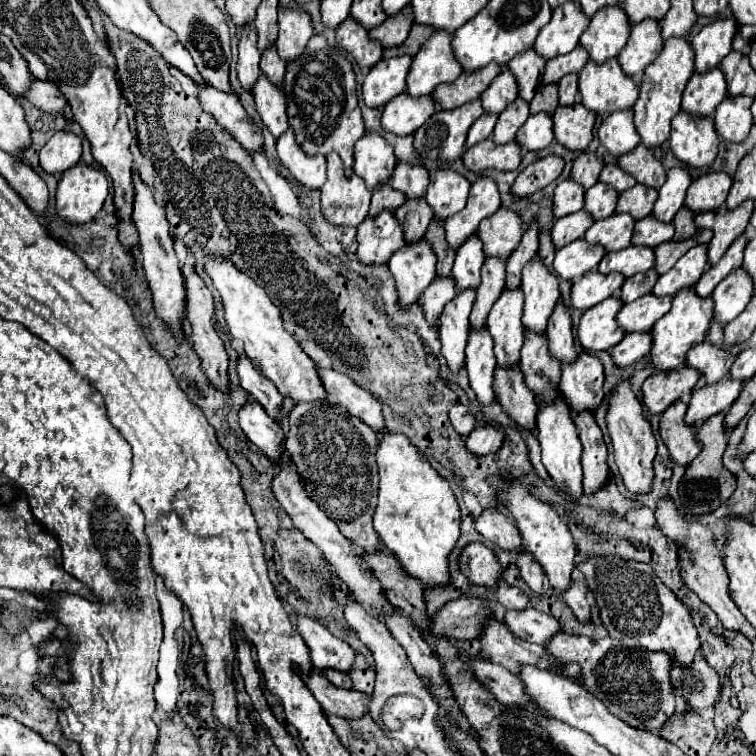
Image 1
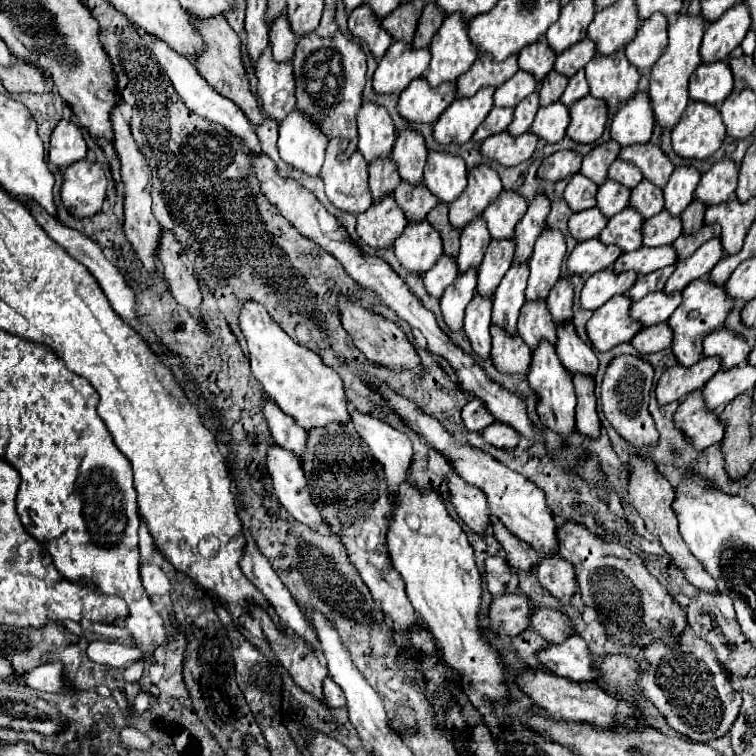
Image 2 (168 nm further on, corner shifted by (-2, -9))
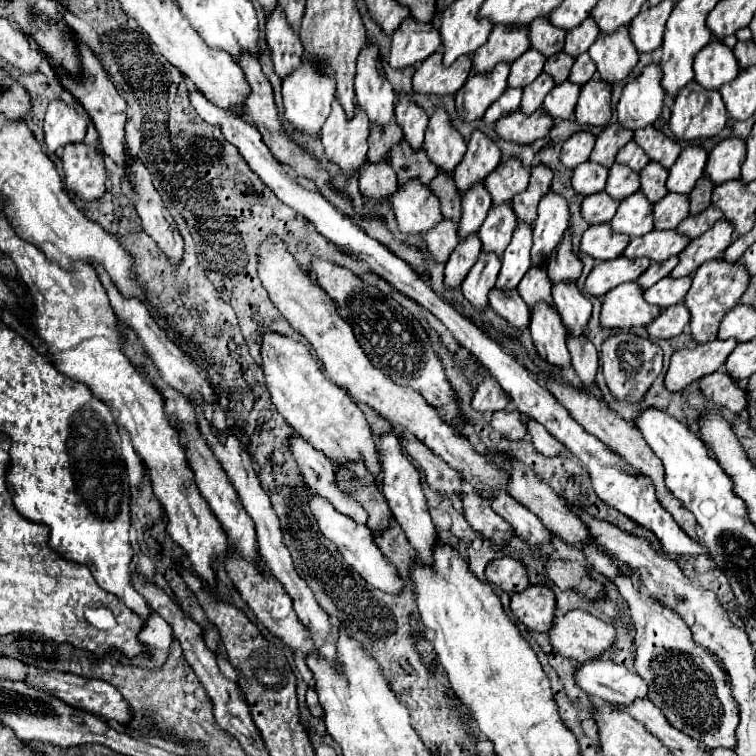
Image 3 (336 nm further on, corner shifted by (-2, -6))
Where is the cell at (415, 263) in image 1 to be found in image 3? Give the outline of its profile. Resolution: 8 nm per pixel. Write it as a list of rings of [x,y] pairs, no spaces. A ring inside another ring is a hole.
[[[406,181],[406,185],[398,185],[390,201],[398,219],[398,227],[406,235],[424,235],[426,229],[442,221],[440,201],[434,197],[428,185],[422,185],[422,181]]]

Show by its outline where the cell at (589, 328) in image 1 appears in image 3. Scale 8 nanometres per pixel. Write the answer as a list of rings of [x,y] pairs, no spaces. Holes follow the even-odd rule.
[[[636,281],[618,285],[614,291],[608,291],[602,301],[600,323],[602,327],[610,329],[632,329],[638,325],[648,325],[662,311],[644,299],[644,291]]]

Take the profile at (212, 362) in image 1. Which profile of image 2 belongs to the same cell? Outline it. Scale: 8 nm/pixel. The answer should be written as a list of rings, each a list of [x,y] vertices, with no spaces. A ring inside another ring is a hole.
[[[172,232],[162,234],[158,258],[162,262],[164,278],[174,300],[184,306],[196,320],[202,320],[202,292],[194,276],[194,264]]]

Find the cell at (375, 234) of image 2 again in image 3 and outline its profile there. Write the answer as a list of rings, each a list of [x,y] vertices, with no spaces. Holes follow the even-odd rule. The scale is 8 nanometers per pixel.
[[[364,161],[358,183],[364,197],[376,201],[376,199],[392,197],[398,185],[398,179],[396,179],[396,173],[390,169],[388,161],[378,161],[378,165],[374,165],[372,161]]]

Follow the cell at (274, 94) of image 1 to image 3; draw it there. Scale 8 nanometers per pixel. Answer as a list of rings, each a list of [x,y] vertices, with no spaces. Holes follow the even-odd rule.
[[[276,5],[266,19],[266,41],[272,53],[276,73],[284,79],[302,61],[302,41],[298,31],[286,21],[286,13]]]

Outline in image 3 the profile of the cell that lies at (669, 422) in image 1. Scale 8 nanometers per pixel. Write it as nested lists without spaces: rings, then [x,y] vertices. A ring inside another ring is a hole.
[[[724,369],[702,377],[700,389],[708,399],[716,399],[716,407],[730,409],[732,413],[740,413],[748,403],[746,389],[724,373]]]

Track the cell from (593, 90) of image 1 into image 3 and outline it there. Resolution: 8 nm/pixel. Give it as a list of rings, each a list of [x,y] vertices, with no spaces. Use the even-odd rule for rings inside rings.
[[[628,27],[616,29],[614,33],[606,35],[600,33],[598,41],[588,49],[592,61],[598,67],[598,73],[604,81],[616,83],[628,77],[628,73],[638,63],[638,51],[630,41]]]

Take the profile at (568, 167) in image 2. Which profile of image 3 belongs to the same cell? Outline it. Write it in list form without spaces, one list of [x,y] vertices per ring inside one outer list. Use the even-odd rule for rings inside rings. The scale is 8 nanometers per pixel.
[[[588,131],[574,133],[570,139],[564,141],[562,153],[560,153],[560,161],[566,167],[576,169],[580,163],[588,161],[588,157],[592,153],[592,147],[594,147],[594,141],[596,141],[596,137],[592,133],[588,133]]]

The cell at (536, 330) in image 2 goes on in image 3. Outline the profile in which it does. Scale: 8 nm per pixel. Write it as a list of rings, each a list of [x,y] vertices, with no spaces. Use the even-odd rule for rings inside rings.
[[[532,265],[526,273],[526,277],[522,277],[518,291],[522,295],[522,299],[526,301],[526,305],[532,309],[538,301],[548,301],[550,303],[550,277],[546,277],[546,267],[544,265]]]

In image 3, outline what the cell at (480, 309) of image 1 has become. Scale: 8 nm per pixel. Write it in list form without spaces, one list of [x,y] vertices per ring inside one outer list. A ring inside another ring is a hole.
[[[492,205],[482,229],[478,231],[484,245],[482,249],[502,255],[512,239],[514,227],[516,227],[516,221],[514,221],[512,205]]]

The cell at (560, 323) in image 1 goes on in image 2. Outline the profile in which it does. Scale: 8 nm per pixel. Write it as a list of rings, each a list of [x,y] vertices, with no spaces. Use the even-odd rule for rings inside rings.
[[[558,280],[554,284],[554,288],[550,290],[550,296],[546,298],[546,304],[554,318],[554,324],[572,322],[572,302],[574,302],[572,286],[566,280]]]

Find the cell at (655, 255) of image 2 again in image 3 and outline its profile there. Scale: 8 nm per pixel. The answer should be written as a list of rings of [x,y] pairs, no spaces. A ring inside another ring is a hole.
[[[652,229],[650,233],[632,239],[630,245],[624,249],[624,255],[650,257],[652,261],[666,261],[668,257],[678,255],[688,243],[690,243],[690,237],[682,237],[682,233],[678,233],[676,229],[672,231]]]

